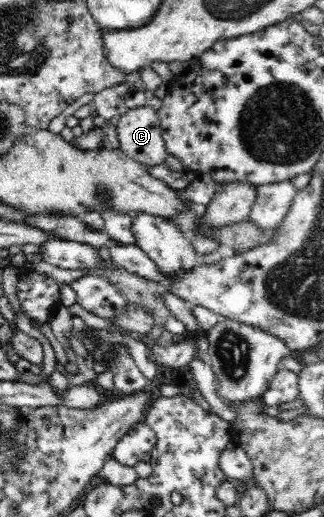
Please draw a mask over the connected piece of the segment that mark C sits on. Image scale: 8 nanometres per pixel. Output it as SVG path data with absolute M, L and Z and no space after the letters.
M148 105L135 107L116 119L119 148L143 165L163 164L168 152L157 111Z

